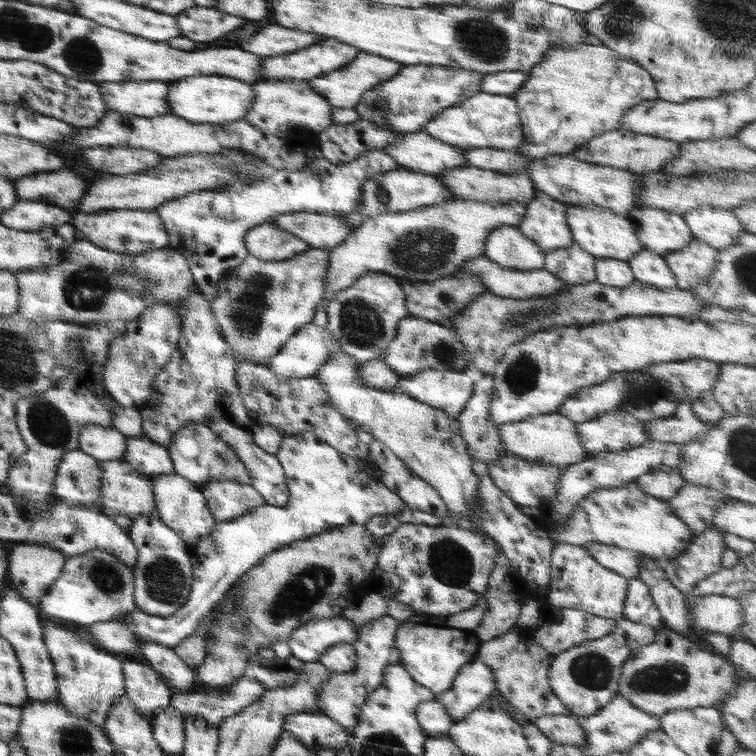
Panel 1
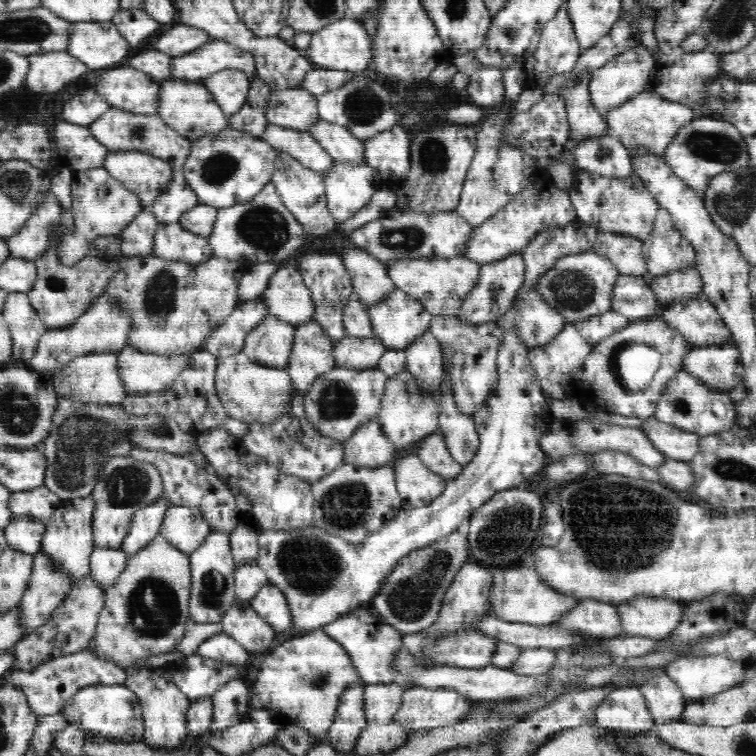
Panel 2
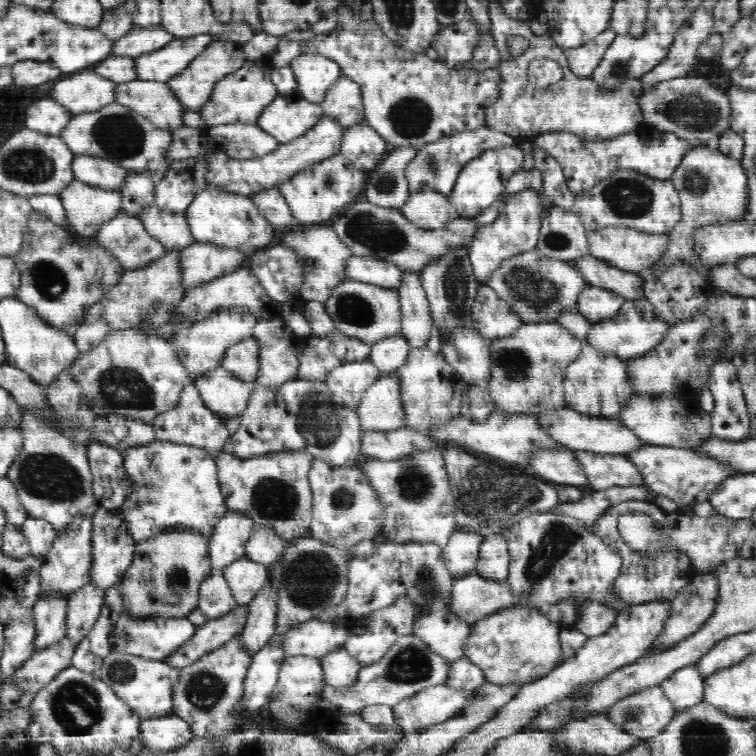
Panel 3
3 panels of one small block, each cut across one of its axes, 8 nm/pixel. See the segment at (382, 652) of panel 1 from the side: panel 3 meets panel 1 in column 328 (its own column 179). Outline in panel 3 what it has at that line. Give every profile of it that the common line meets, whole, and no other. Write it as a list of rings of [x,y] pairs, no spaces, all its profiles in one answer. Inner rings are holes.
[[[238,633],[233,639],[224,641],[218,650],[212,650],[198,662],[180,669],[180,678],[172,690],[173,715],[190,725],[193,736],[222,737],[238,729],[244,718],[241,706],[244,680],[252,660],[253,654],[246,651],[242,635]]]

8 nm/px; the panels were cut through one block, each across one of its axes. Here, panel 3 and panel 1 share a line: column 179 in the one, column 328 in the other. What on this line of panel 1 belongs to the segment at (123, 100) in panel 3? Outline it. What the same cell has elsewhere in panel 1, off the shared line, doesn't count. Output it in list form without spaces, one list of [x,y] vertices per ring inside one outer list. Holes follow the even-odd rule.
[[[260,80],[252,83],[252,89],[256,93],[256,98],[252,102],[250,112],[246,112],[243,118],[264,131],[272,132],[274,135],[317,135],[333,125],[332,114],[335,108],[324,95],[314,91],[307,80]]]

